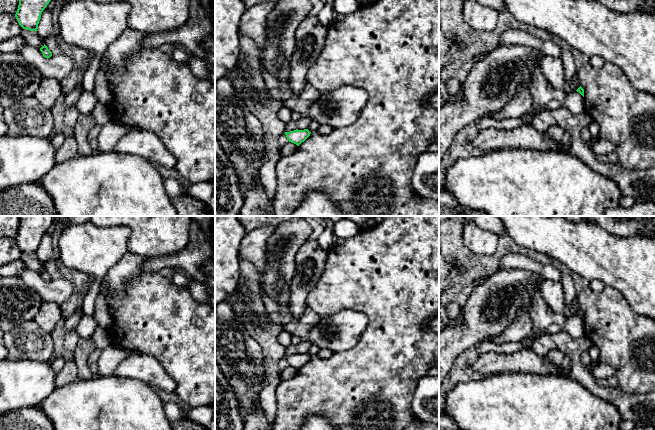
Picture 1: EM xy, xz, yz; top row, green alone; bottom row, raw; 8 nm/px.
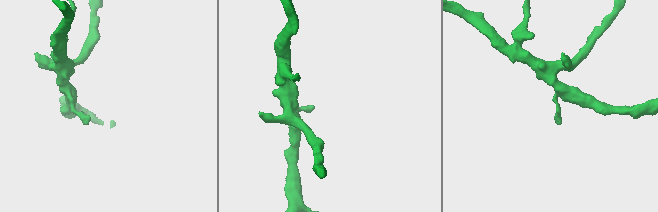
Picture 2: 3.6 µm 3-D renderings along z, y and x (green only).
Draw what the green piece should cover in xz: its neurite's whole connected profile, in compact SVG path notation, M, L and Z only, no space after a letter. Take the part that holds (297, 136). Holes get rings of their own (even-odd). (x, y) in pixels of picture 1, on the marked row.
M308 129L304 130L294 130L290 132L285 132L285 135L289 142L296 144L299 146L302 142L304 142L309 136L311 132Z

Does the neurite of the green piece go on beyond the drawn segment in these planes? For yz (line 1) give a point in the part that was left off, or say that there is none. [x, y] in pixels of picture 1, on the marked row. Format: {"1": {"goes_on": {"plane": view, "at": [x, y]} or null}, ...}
{"1": {"goes_on": null}}

